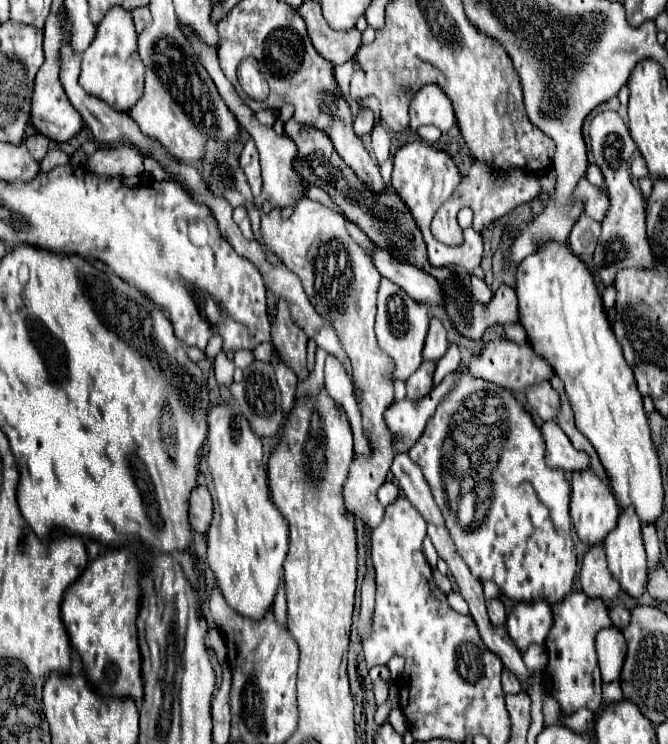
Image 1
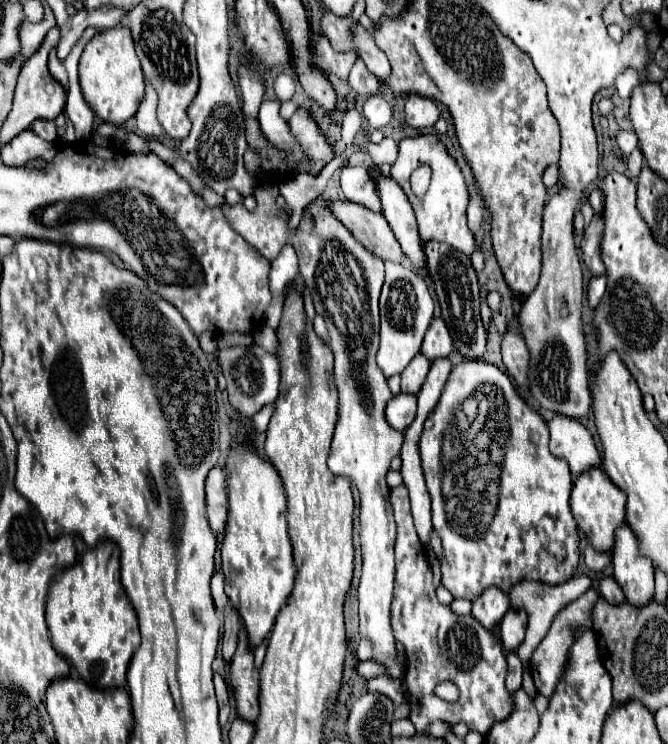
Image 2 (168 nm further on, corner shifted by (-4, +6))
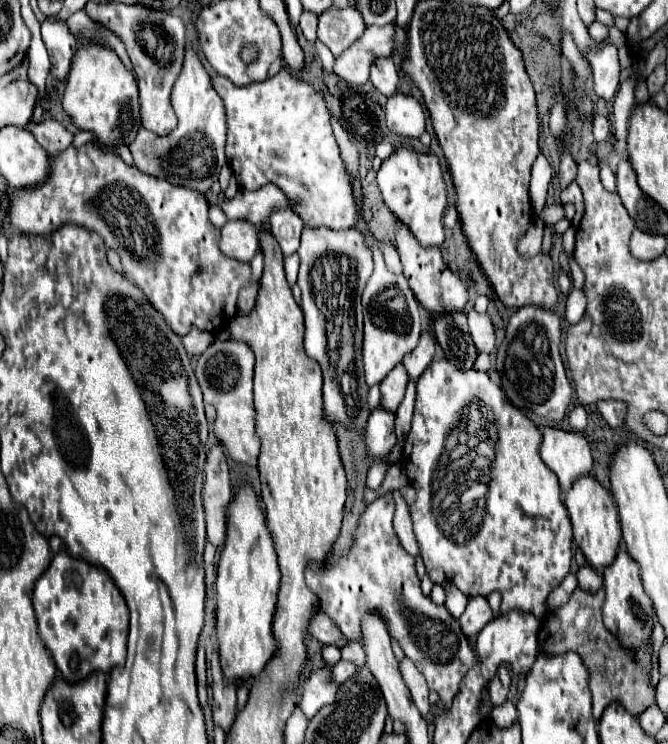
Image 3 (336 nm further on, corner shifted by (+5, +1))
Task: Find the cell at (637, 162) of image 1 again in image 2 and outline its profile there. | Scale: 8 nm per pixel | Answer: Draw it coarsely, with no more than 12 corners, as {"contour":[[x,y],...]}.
{"contour":[[633,131],[617,133],[617,147],[625,157],[637,149]]}

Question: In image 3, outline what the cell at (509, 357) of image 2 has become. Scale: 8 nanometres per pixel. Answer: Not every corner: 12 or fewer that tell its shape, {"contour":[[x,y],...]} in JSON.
{"contour":[[466,312],[470,336],[480,352],[494,354],[496,336],[488,314]]}

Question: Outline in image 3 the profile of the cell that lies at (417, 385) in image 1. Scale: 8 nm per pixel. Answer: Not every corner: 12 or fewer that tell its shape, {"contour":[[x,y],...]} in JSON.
{"contour":[[398,364],[380,382],[380,406],[394,412],[404,398],[408,374]]}

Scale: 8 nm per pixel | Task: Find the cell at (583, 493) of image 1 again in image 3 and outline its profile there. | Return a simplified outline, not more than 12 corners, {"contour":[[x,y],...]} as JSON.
{"contour":[[582,476],[566,492],[574,540],[596,570],[622,540],[612,494]]}

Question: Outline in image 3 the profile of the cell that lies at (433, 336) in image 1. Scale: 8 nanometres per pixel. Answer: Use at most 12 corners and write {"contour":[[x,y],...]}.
{"contour":[[428,332],[418,346],[402,358],[410,380],[426,370],[436,350]]}

